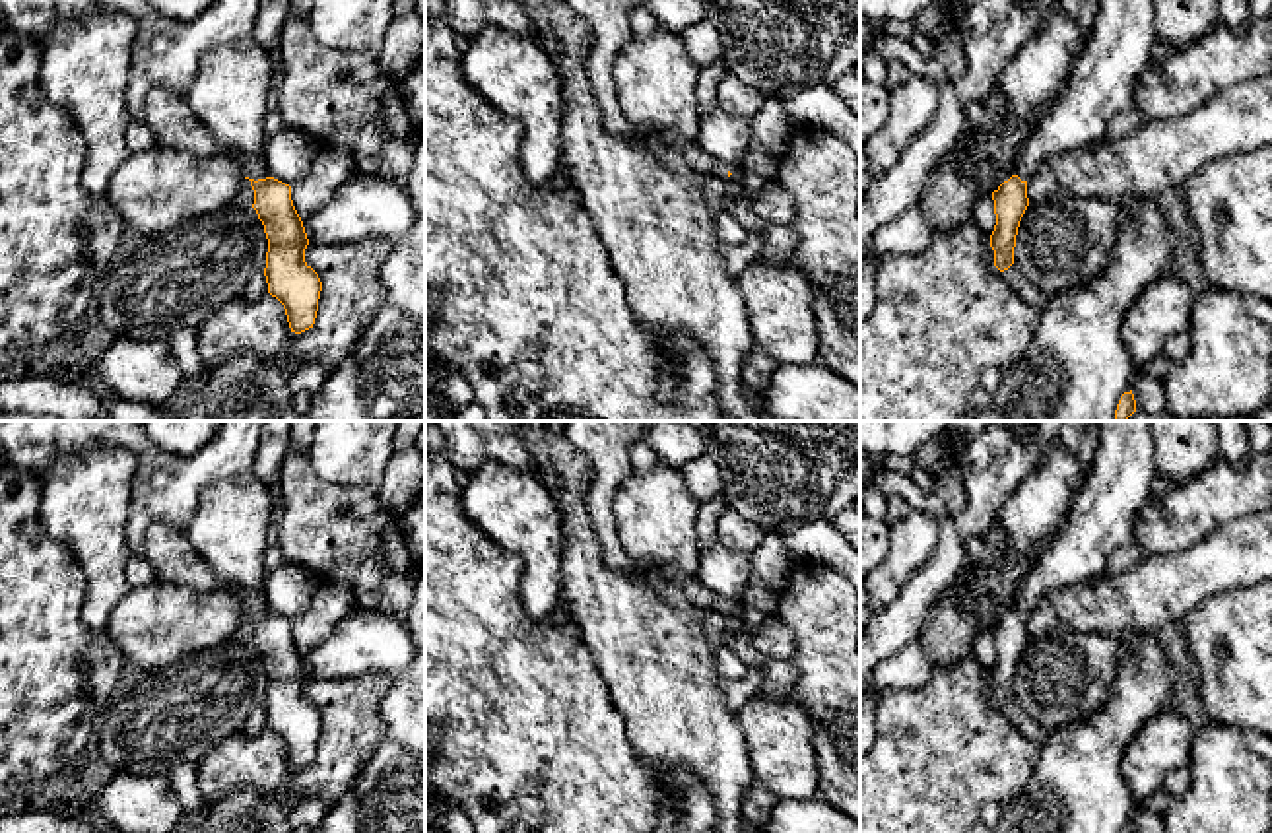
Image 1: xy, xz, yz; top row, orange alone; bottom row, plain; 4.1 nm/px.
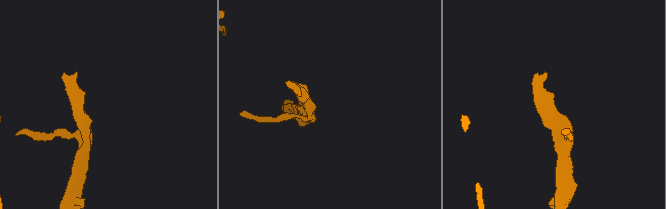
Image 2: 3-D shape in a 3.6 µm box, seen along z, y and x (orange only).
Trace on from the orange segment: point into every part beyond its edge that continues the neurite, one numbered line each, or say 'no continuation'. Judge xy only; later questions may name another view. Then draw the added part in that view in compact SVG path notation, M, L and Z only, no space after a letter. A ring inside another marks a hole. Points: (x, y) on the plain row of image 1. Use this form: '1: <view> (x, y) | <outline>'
1: xy (255, 602) | M264 586L245 592L245 600L243 600L243 608L249 614L266 614L268 606L266 606L266 598L264 598Z

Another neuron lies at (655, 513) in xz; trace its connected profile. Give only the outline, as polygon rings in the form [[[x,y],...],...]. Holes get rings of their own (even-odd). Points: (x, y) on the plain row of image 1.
[[[664,462],[633,472],[614,499],[618,538],[631,563],[662,569],[676,581],[699,571],[697,511],[682,470]]]

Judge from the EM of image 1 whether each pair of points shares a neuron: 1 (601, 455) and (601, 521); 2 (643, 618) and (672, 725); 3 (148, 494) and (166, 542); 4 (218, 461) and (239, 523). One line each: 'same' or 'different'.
1: same
2: same
3: different
4: different

